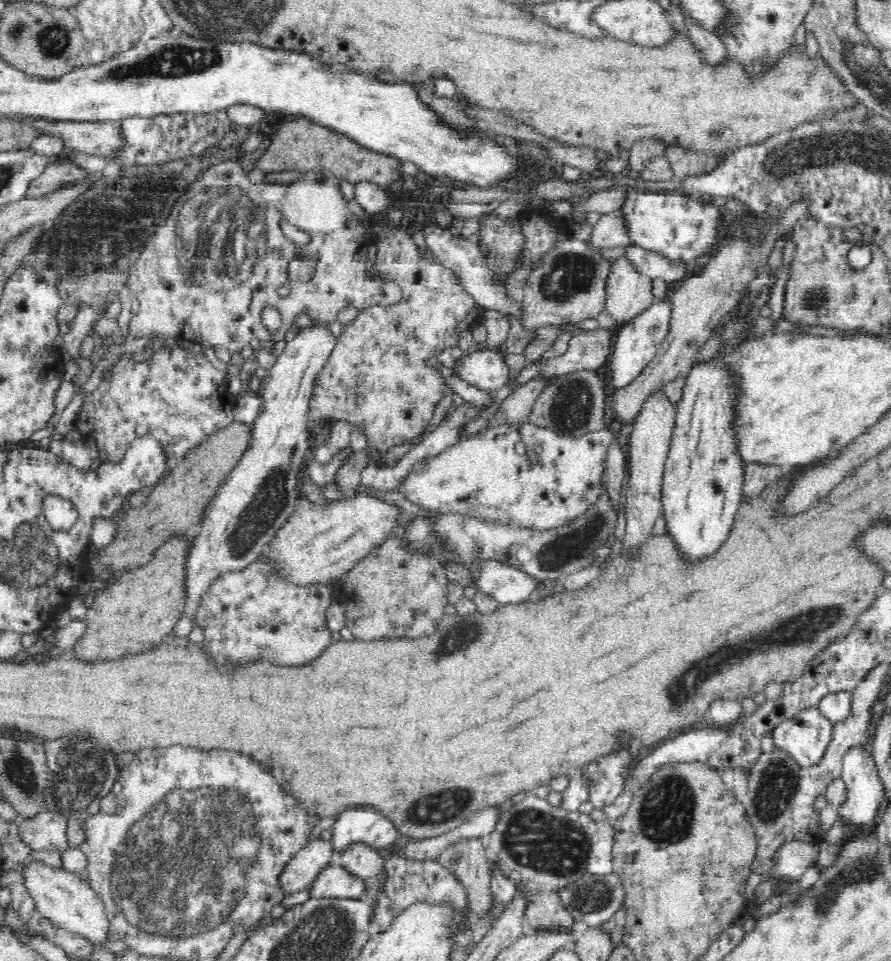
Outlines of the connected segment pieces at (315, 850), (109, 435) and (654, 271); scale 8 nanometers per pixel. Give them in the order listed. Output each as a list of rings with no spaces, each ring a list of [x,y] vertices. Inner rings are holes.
[[[309,839],[302,850],[284,868],[280,884],[286,895],[312,888],[318,874],[327,868],[334,856],[332,839]]]
[[[178,346],[178,348],[169,348],[164,347],[160,351],[155,352],[149,361],[139,361],[133,362],[130,360],[118,360],[114,363],[110,370],[106,370],[106,380],[103,380],[99,386],[90,393],[87,393],[86,396],[83,398],[82,408],[80,410],[80,414],[78,414],[78,424],[77,426],[81,431],[82,435],[94,436],[94,432],[98,432],[98,436],[104,432],[104,444],[110,444],[110,446],[99,446],[100,442],[97,442],[98,448],[97,452],[100,455],[102,452],[106,452],[106,456],[108,460],[118,463],[121,459],[124,458],[125,452],[129,447],[129,444],[135,439],[135,437],[144,437],[150,436],[154,437],[162,446],[163,449],[166,451],[168,456],[185,456],[191,449],[195,446],[198,446],[204,438],[208,438],[209,434],[215,433],[217,430],[223,429],[225,426],[230,425],[233,419],[233,409],[236,404],[235,399],[236,395],[234,395],[230,390],[228,390],[226,373],[221,371],[220,369],[216,368],[210,359],[206,358],[205,355],[194,355],[190,354],[190,352],[182,346]],[[82,424],[86,424],[88,426],[88,430],[82,430]]]
[[[632,242],[624,248],[626,257],[636,272],[646,275],[652,279],[663,278],[668,284],[677,284],[686,278],[686,267],[672,265],[669,260],[655,252],[643,249]]]

